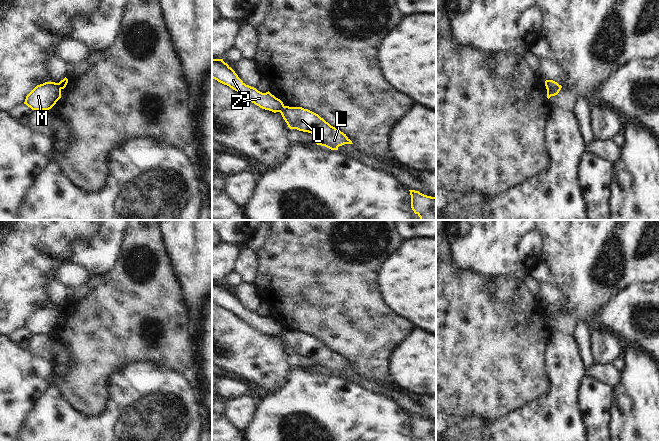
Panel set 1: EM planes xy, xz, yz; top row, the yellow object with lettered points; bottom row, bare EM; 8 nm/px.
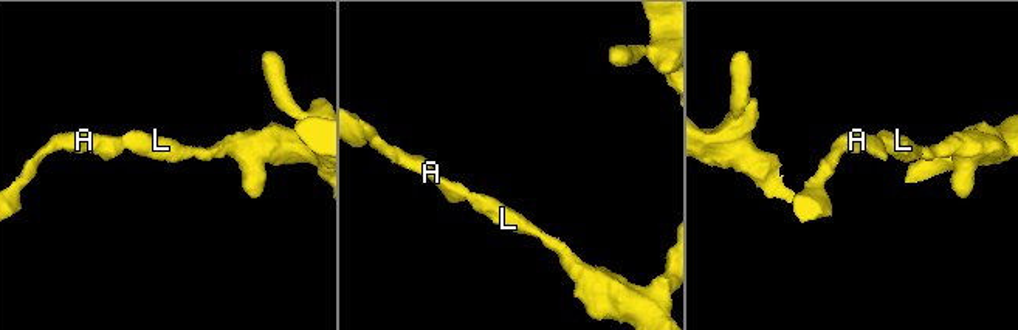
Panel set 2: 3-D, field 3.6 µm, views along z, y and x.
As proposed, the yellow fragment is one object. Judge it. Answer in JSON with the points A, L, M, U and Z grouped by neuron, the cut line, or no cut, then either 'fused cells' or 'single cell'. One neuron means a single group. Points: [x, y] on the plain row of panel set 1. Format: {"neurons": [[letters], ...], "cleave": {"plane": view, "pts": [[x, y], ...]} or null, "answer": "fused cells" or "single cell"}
{"neurons": [["A", "M", "Z"], ["L", "U"]], "cleave": {"plane": "xz", "pts": [[285, 330], [280, 336]]}, "answer": "fused cells"}

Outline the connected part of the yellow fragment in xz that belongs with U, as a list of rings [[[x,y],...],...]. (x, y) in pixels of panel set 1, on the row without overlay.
[[[285,330],[280,337],[290,353],[311,357],[317,369],[338,374],[339,370],[353,368],[346,358],[308,333]]]

